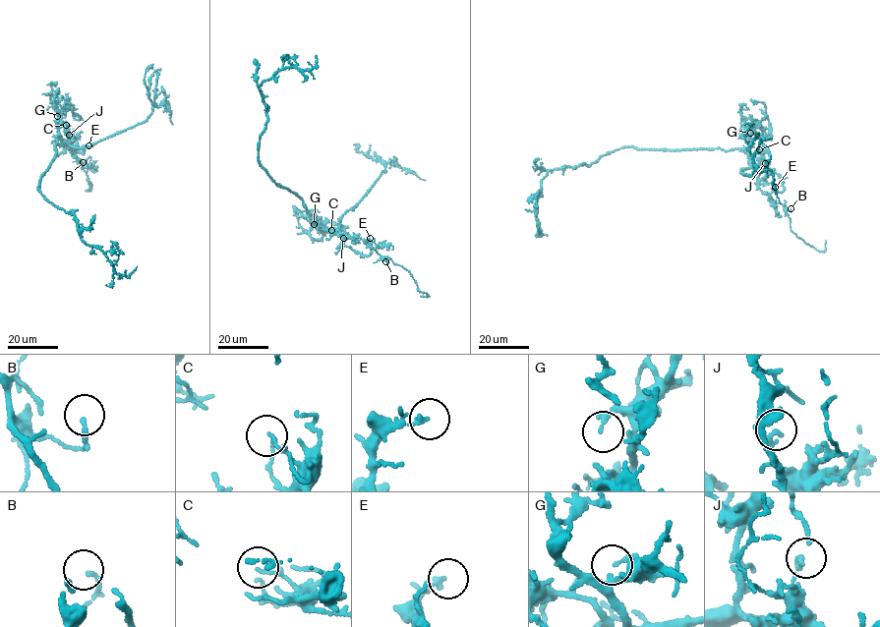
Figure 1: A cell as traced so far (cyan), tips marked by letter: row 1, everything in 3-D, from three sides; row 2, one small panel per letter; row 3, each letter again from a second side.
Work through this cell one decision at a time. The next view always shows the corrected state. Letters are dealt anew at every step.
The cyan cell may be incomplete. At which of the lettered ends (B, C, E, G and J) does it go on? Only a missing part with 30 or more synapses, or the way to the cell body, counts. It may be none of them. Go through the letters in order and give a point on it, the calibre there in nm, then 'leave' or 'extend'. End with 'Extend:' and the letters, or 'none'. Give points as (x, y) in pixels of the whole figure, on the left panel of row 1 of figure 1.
B: (83, 162) | 130 nm | leave
C: (66, 125) | 110 nm | leave
E: (88, 145) | 170 nm | leave
G: (57, 116) | 200 nm | leave
J: (69, 135) | 180 nm | leave
Extend: none

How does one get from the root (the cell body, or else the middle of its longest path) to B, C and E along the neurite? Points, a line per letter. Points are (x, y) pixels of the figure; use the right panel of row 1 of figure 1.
B: (687, 148), (742, 149), (748, 157), (760, 190), (787, 210), (791, 208)
C: (687, 148), (740, 149), (751, 166), (757, 168), (762, 153), (759, 149)
E: (687, 148), (742, 149), (753, 167), (766, 166), (777, 173), (784, 188), (776, 193), (775, 187)

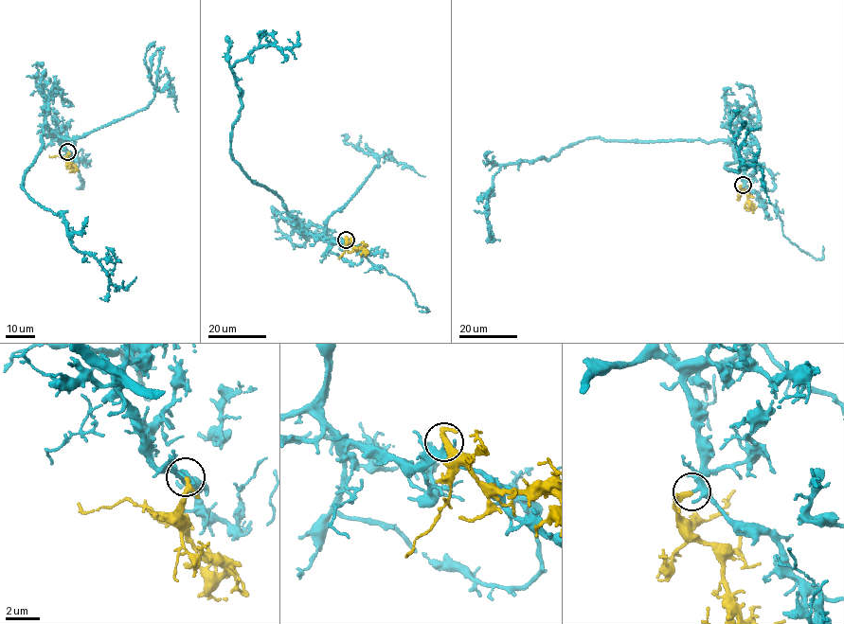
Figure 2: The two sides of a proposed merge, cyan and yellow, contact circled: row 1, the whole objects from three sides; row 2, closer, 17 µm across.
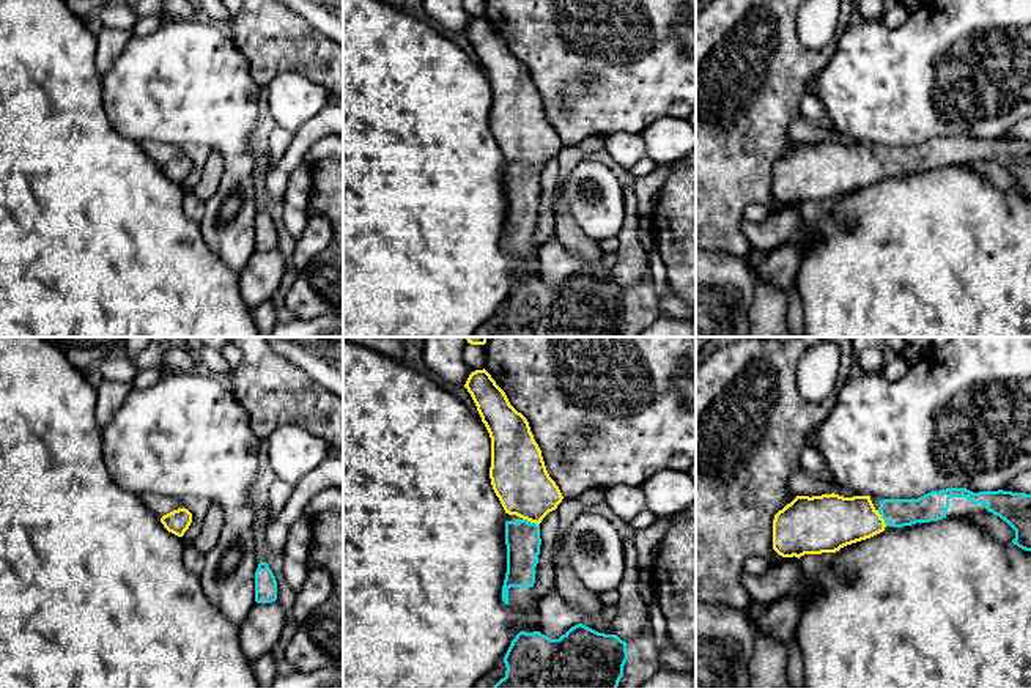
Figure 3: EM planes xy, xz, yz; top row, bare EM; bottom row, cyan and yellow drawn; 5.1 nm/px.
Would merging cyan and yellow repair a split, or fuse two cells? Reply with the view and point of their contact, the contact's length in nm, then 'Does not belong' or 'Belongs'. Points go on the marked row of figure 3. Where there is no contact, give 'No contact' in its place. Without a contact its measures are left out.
Touches cyan at xz (529, 521). Shared border 90 nm. Belongs

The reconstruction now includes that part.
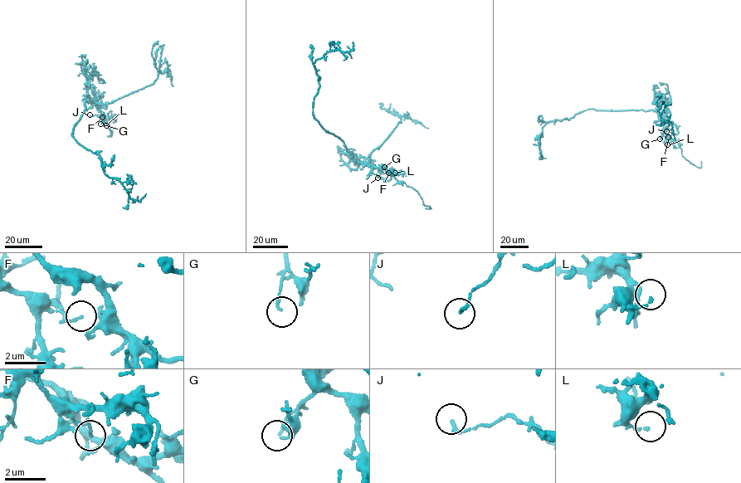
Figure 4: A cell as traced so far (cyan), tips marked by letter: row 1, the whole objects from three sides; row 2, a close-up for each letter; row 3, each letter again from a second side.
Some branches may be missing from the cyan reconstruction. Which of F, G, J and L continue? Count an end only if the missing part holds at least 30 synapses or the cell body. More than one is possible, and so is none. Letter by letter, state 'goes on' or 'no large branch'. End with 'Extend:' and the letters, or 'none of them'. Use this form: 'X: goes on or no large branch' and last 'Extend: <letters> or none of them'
F: no large branch
G: no large branch
J: no large branch
L: no large branch
Extend: none of them

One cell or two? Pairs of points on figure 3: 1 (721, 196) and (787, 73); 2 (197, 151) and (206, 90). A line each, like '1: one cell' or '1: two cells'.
1: one cell
2: two cells

